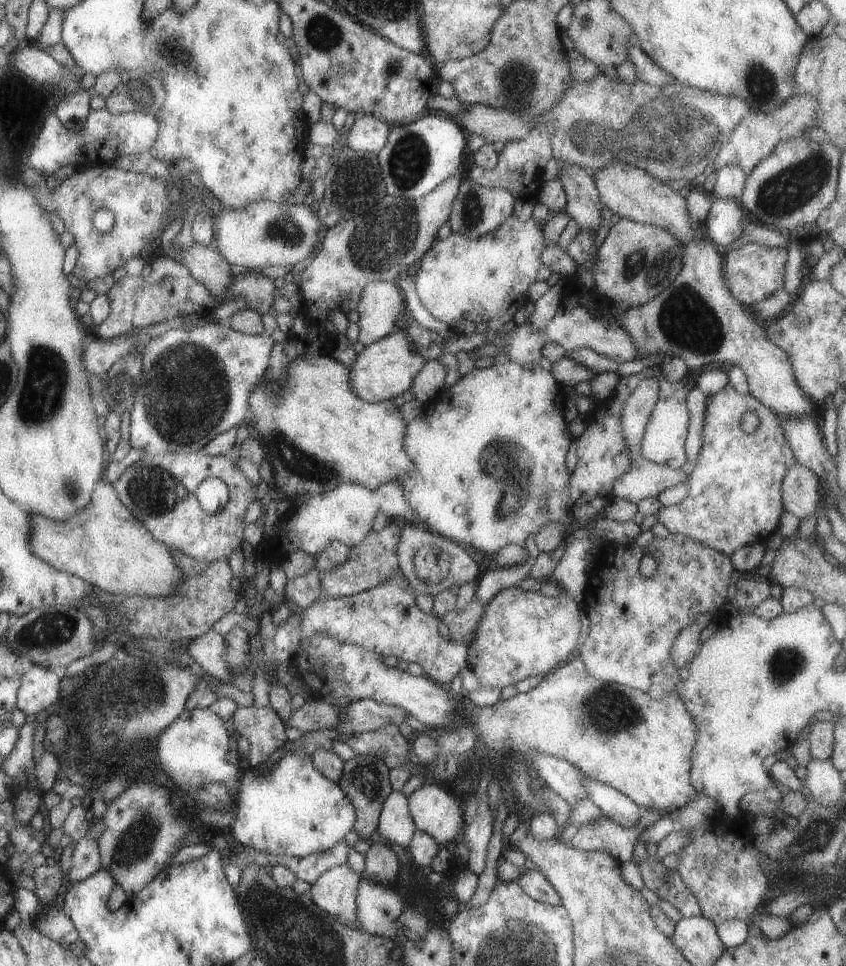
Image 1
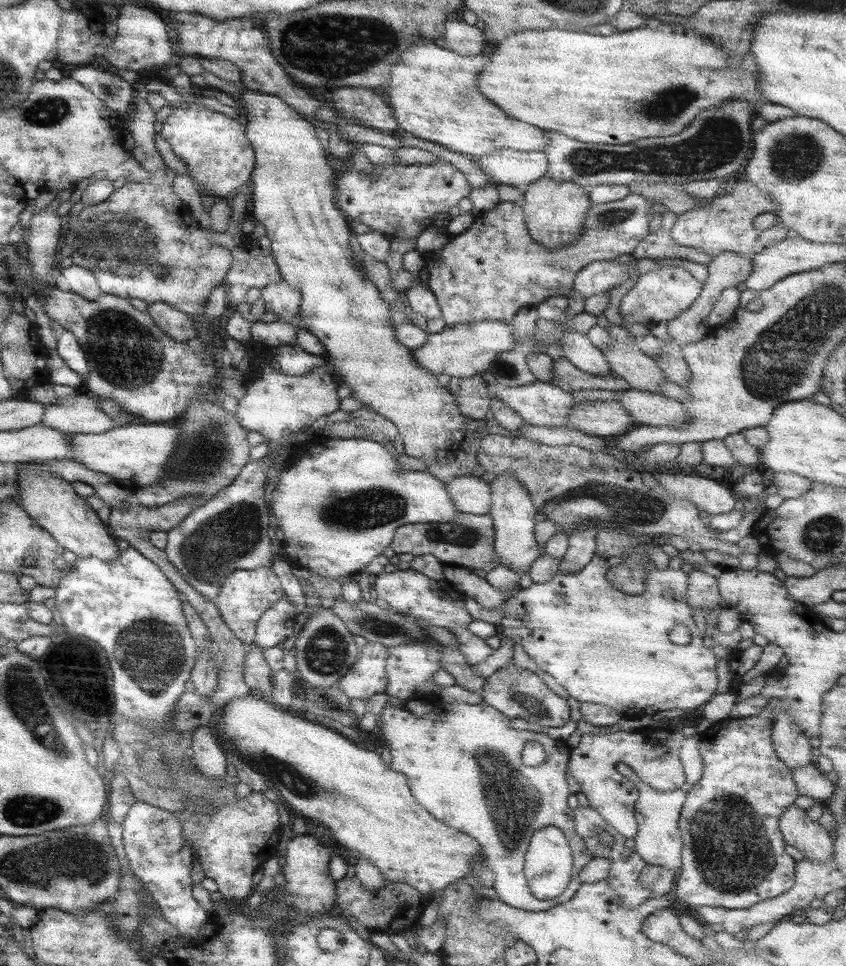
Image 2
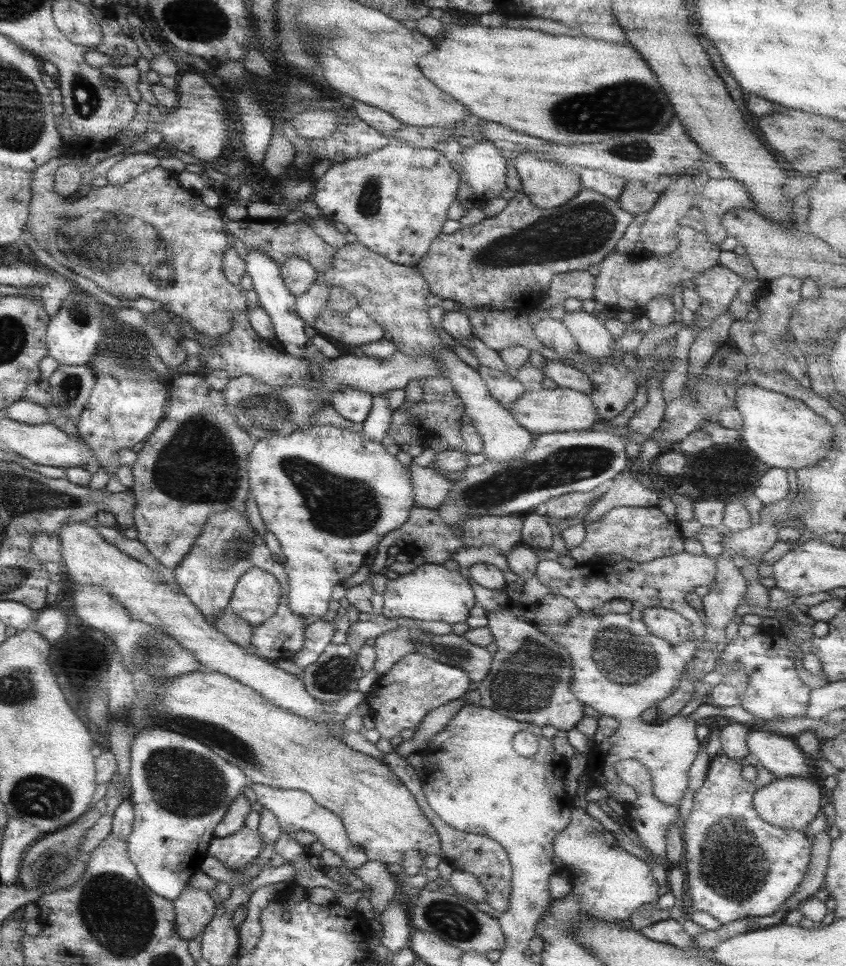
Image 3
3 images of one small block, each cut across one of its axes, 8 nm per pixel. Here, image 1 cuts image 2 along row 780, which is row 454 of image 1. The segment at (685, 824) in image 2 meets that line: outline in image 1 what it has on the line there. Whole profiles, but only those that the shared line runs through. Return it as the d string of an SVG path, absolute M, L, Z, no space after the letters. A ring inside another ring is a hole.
M725 383L715 394L705 399L701 421L701 444L693 465L687 475L686 495L674 505L658 508L658 521L670 533L679 533L698 543L704 543L718 553L729 555L742 546L765 543L776 532L778 518L782 513L780 484L786 470L796 462L786 443L782 426L775 413L771 413L749 393L739 394ZM745 412L754 412L759 424L753 432L744 432L740 418Z

